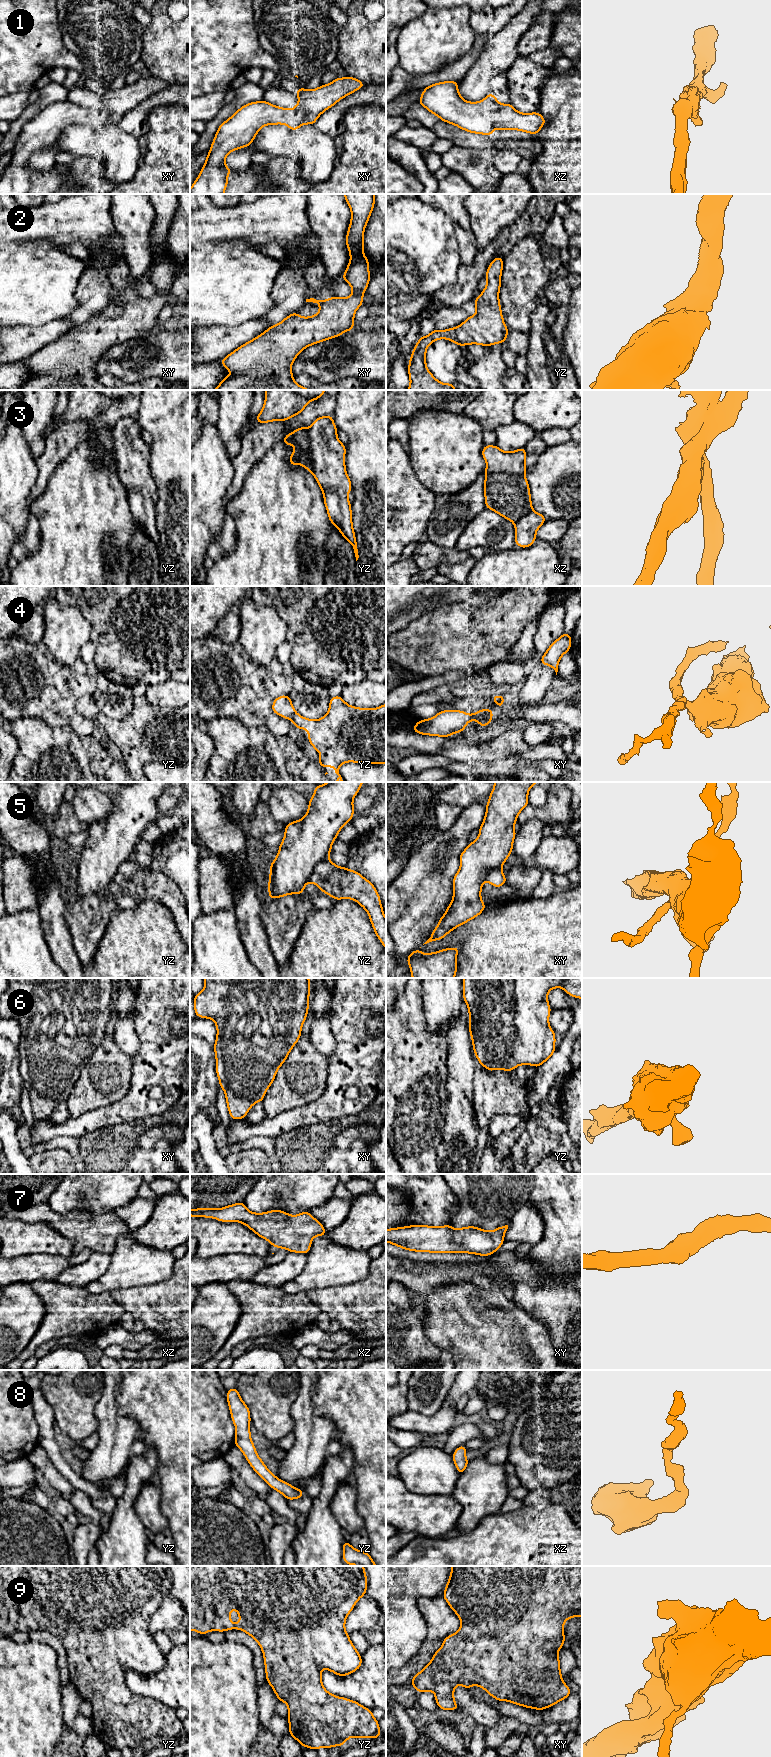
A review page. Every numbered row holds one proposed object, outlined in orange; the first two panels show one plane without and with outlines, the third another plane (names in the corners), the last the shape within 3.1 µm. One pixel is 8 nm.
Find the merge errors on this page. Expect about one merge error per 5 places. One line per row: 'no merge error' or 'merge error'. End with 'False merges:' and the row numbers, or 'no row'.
1: no merge error
2: no merge error
3: merge error
4: merge error
5: merge error
6: no merge error
7: no merge error
8: no merge error
9: no merge error
False merges: 3, 4, 5

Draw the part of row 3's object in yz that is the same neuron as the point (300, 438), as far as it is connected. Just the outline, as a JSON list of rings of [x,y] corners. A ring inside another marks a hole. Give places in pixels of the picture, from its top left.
[[[300,427],[287,434],[281,442],[295,446],[295,451],[289,457],[291,466],[300,464],[314,475],[310,428]]]

